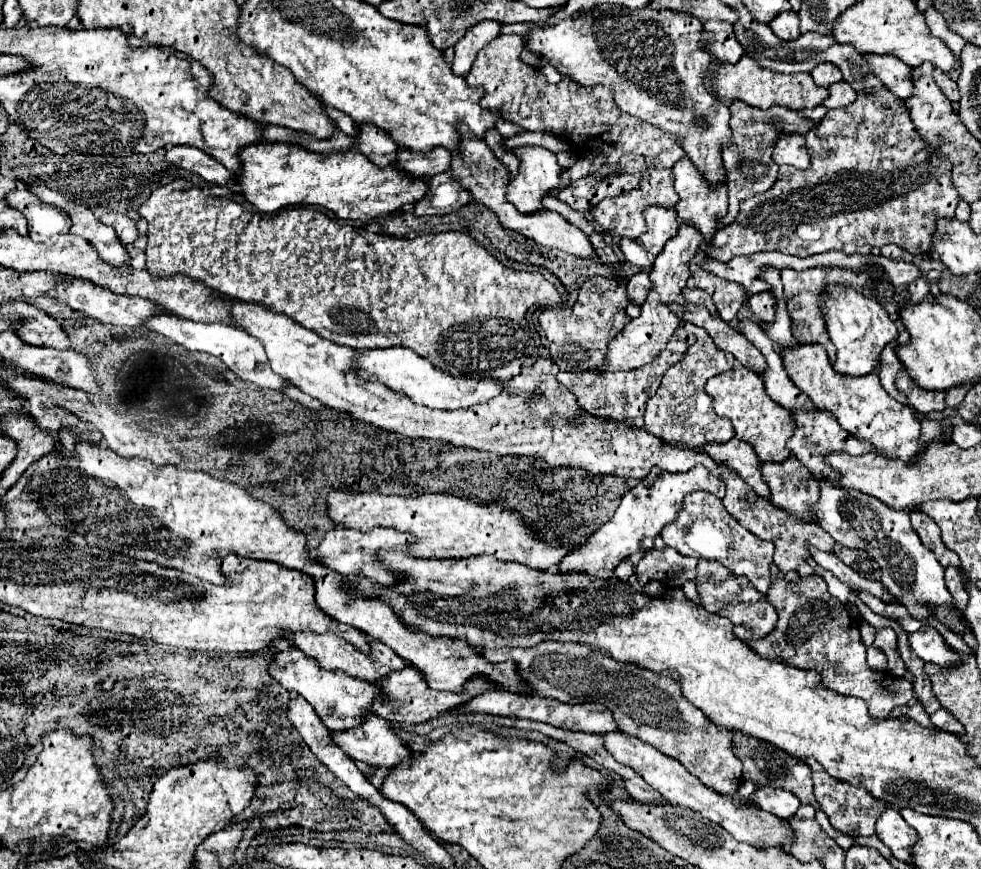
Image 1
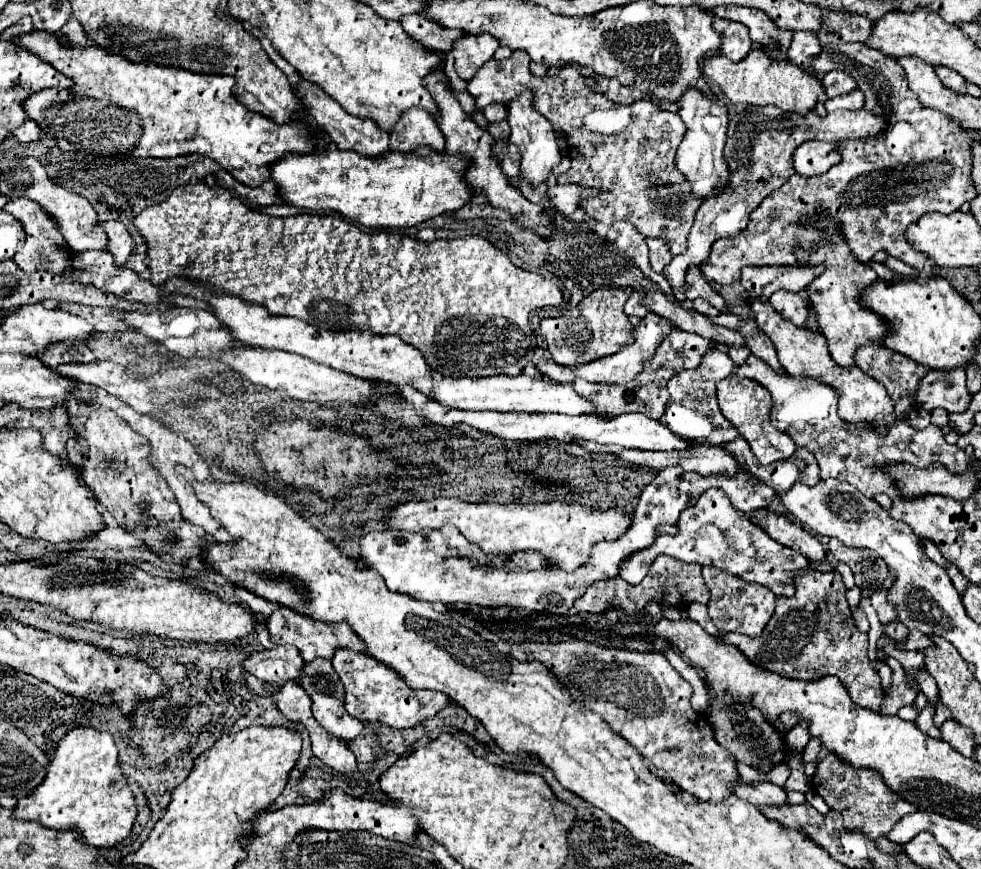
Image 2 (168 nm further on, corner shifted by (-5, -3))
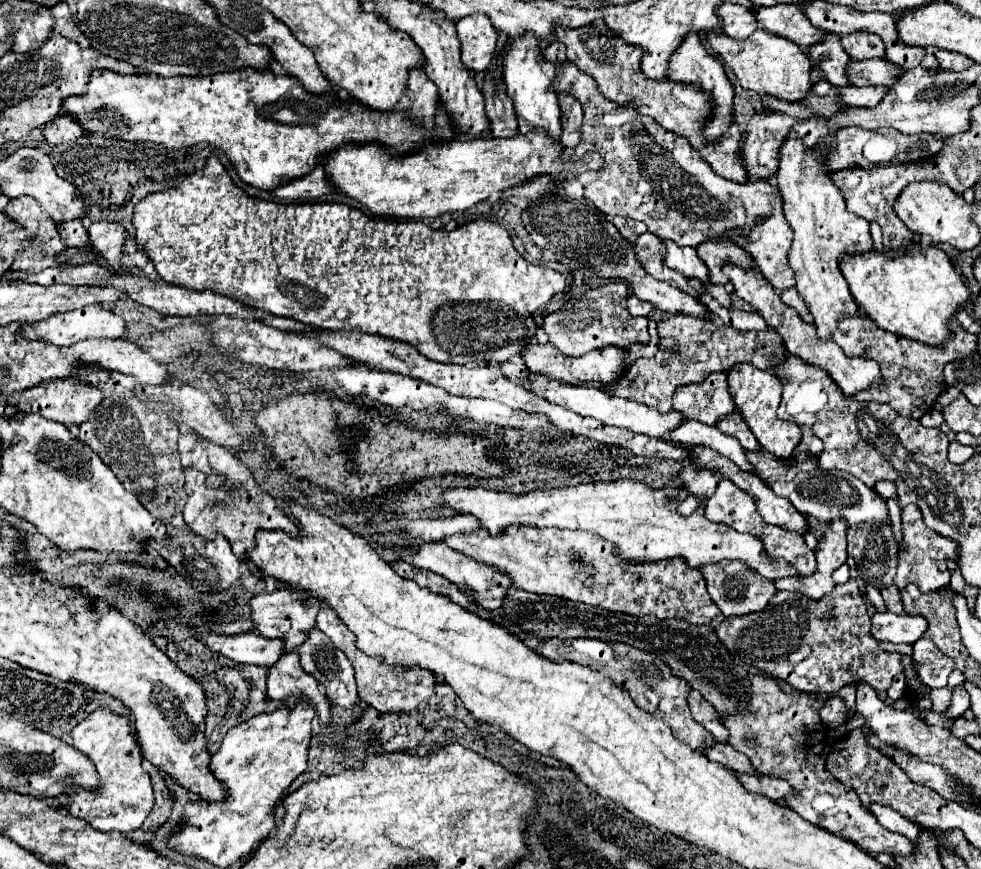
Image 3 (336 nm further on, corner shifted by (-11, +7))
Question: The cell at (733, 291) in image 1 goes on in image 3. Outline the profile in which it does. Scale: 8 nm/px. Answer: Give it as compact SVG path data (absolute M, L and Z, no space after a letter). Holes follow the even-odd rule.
M662 239L664 245L666 245L666 255L664 255L664 261L668 267L680 271L682 275L686 277L694 277L698 281L706 281L708 277L708 269L706 265L700 261L700 257L696 255L696 251L692 247L680 247L676 245L674 241L670 239Z

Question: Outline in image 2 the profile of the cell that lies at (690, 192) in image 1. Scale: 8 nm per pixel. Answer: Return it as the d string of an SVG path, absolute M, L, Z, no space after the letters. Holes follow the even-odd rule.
M686 91L682 99L678 99L678 115L682 117L686 125L684 141L680 143L678 155L676 155L676 167L686 177L686 181L692 187L692 193L700 199L716 197L726 185L730 177L730 169L724 157L724 143L726 143L726 127L728 127L728 113L724 101L718 99L718 103L710 103L708 99L702 99L698 91Z

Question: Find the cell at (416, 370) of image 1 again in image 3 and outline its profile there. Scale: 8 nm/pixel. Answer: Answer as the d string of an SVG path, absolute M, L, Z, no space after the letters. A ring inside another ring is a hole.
M530 375L530 377L532 377L532 383L530 383L528 389L536 391L536 395L542 395L550 403L556 403L556 405L560 405L560 407L564 407L568 411L574 411L574 413L578 413L582 417L594 417L594 419L602 421L604 425L624 427L624 429L630 429L634 433L666 439L670 435L670 431L674 431L680 423L686 421L686 417L682 413L678 413L678 411L662 413L658 409L652 409L648 405L640 405L636 401L606 395L604 391L598 391L598 389L588 389L588 387L582 387L582 385L578 385L578 387L576 385L566 385L566 383L554 381L554 379L544 377L544 375Z

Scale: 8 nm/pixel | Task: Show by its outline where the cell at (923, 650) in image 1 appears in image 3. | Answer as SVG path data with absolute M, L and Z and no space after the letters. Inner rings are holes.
M876 613L872 617L872 629L870 635L878 641L886 643L916 643L926 629L926 619L920 615L908 615L908 613Z

